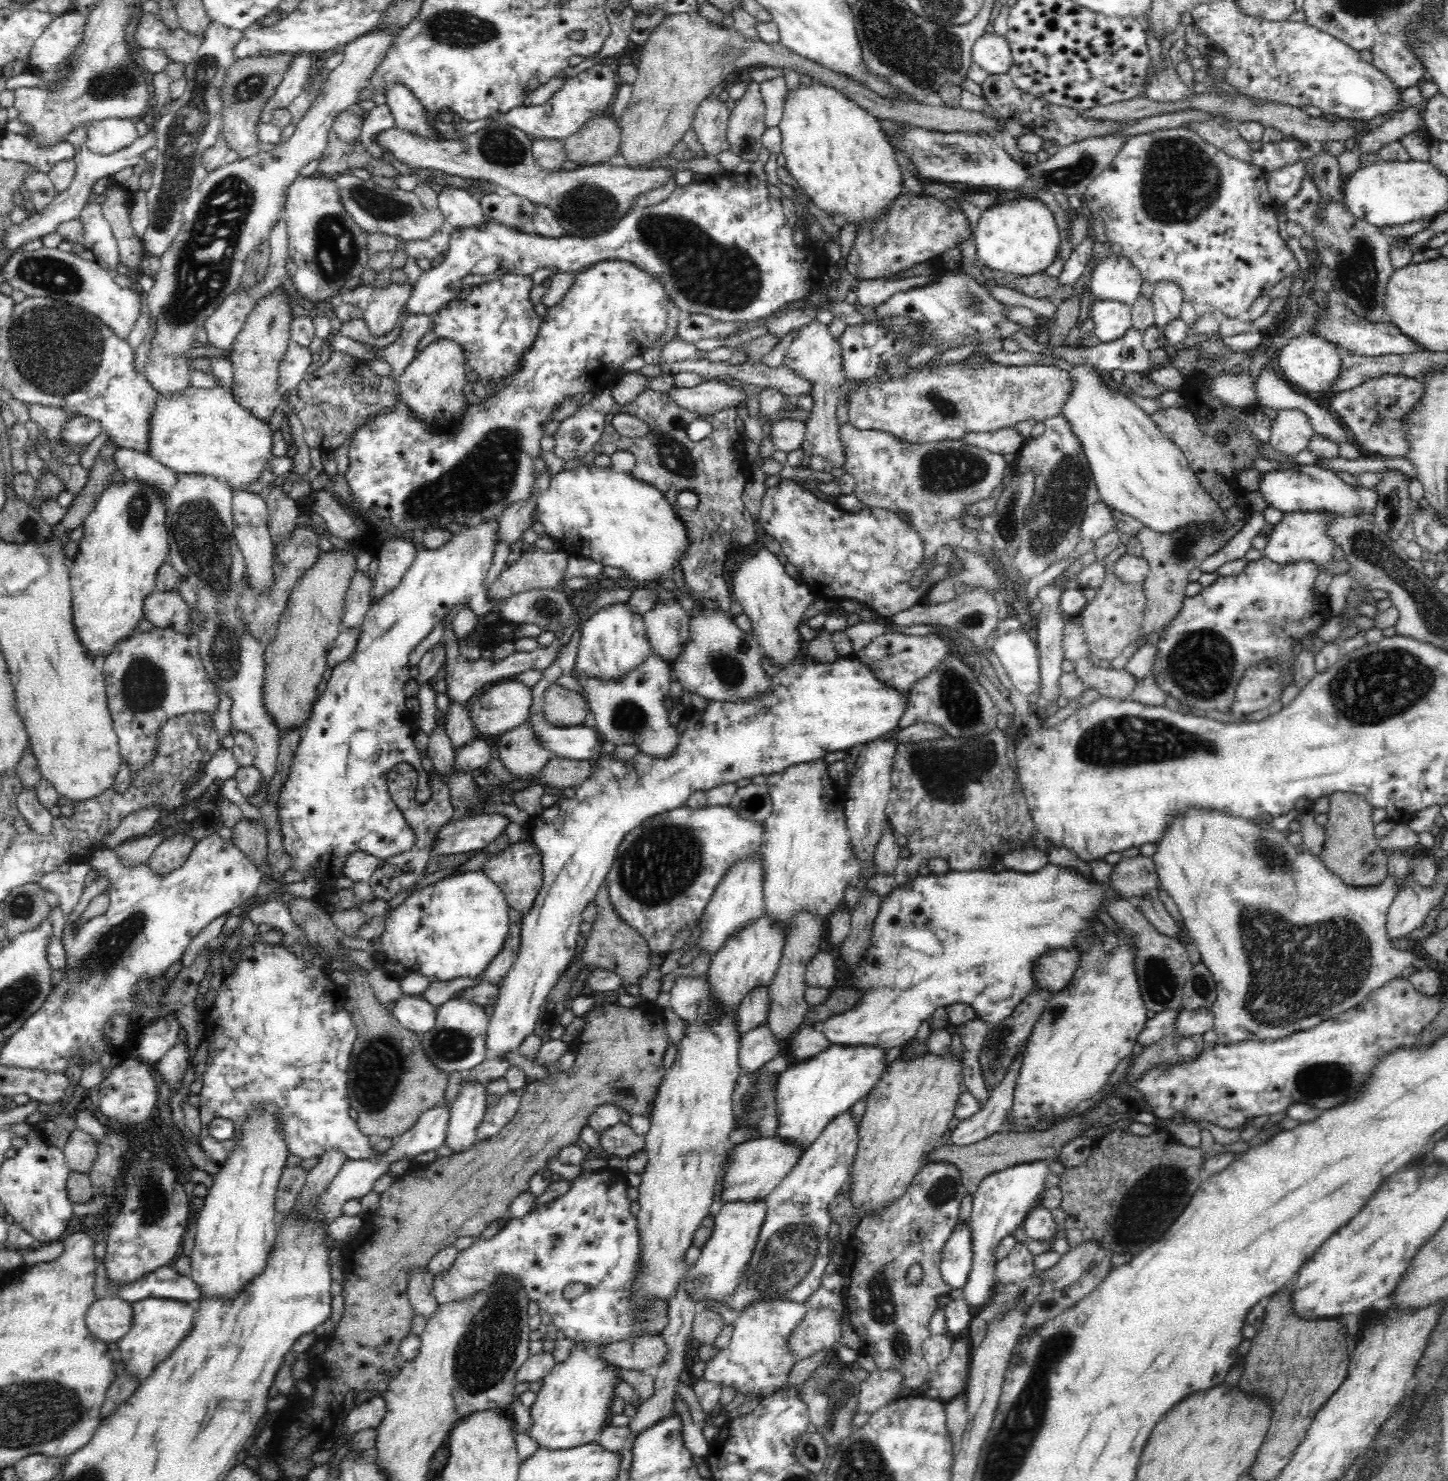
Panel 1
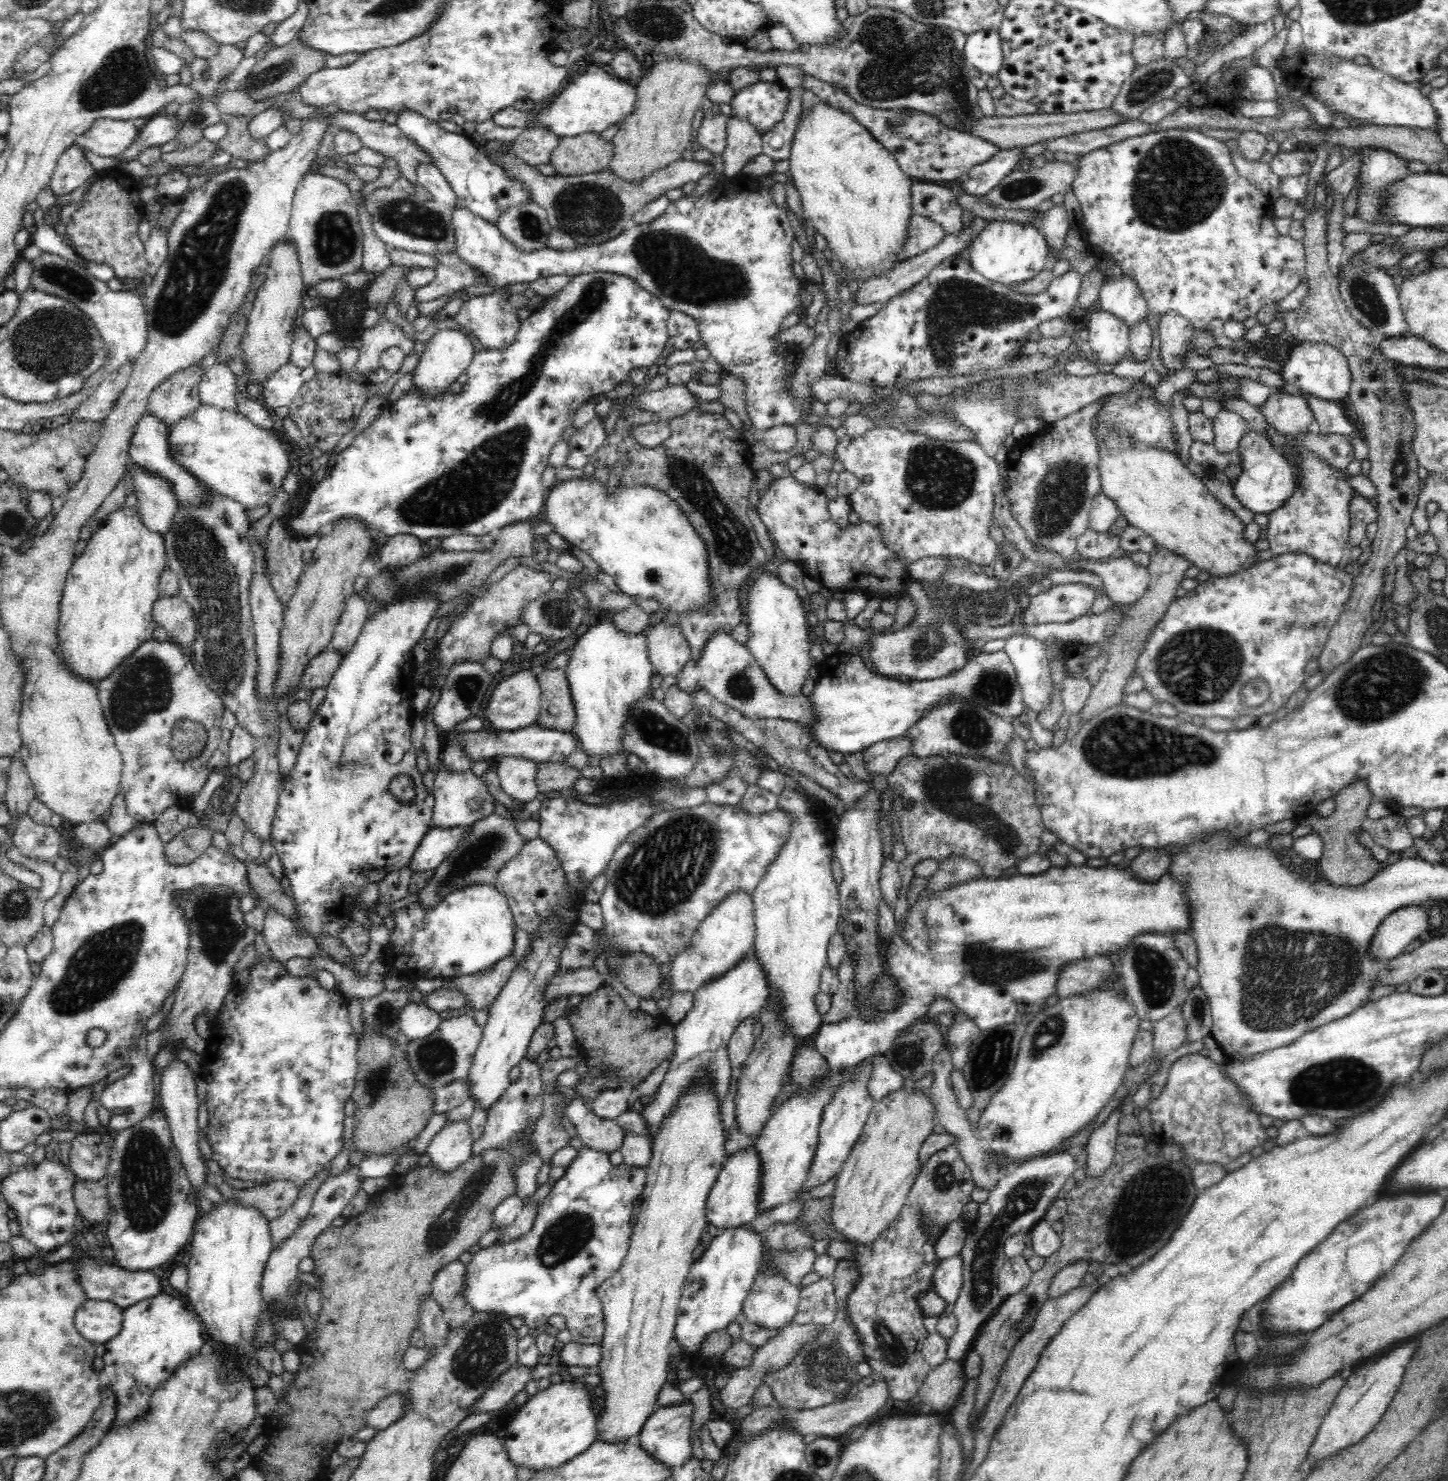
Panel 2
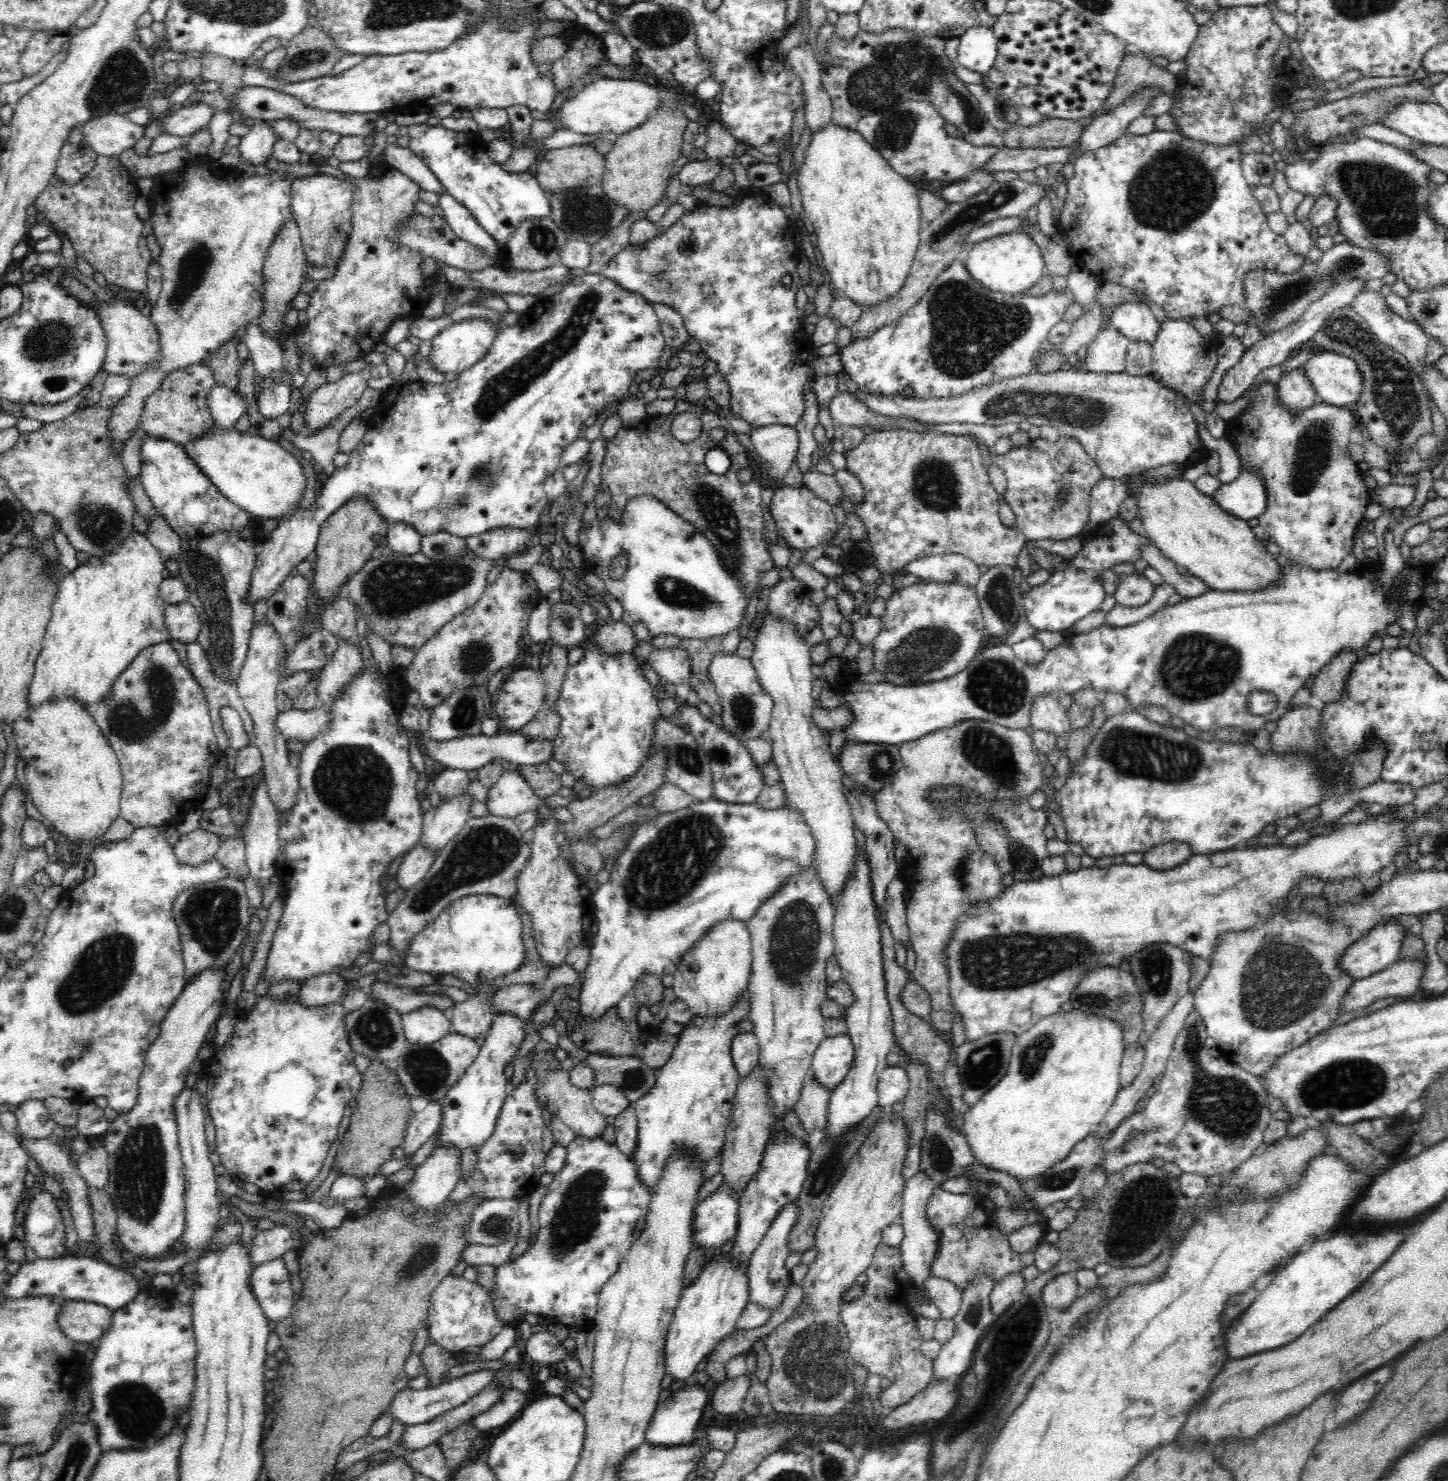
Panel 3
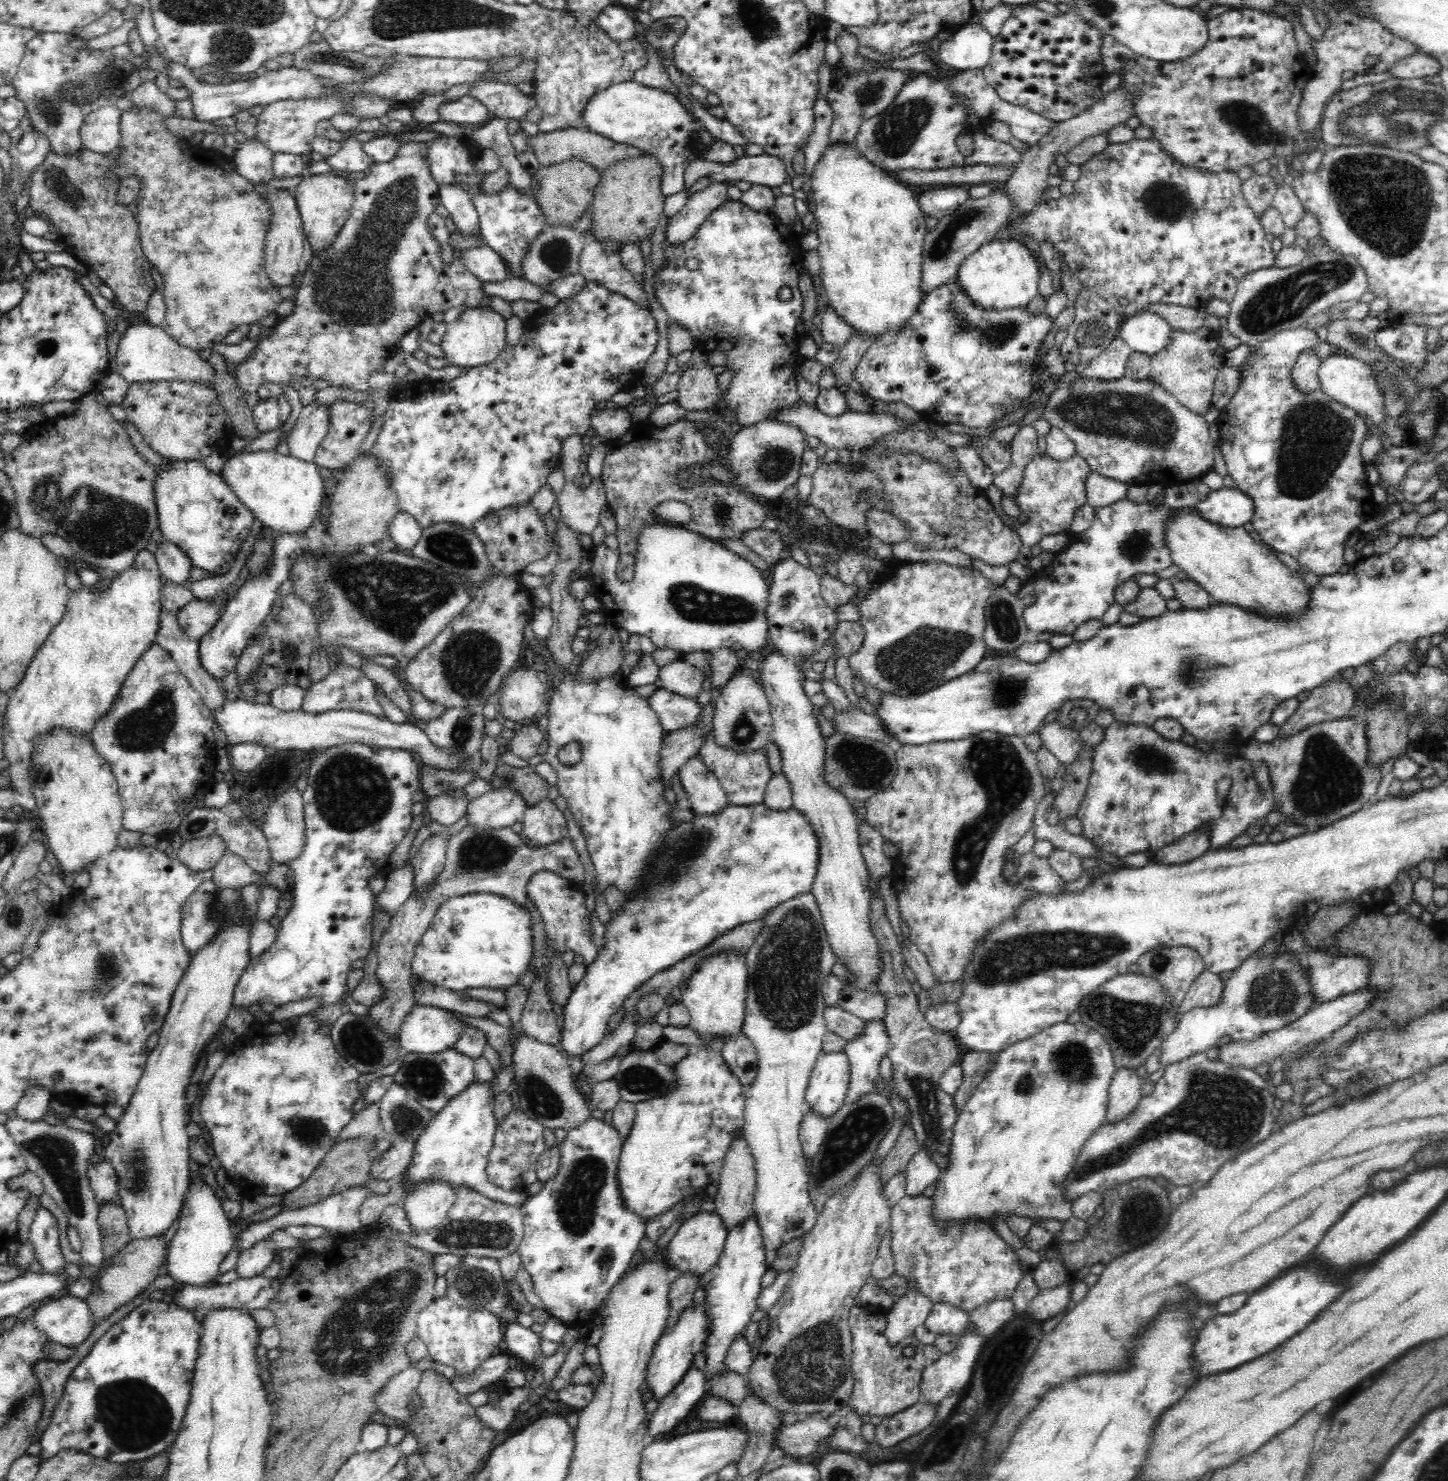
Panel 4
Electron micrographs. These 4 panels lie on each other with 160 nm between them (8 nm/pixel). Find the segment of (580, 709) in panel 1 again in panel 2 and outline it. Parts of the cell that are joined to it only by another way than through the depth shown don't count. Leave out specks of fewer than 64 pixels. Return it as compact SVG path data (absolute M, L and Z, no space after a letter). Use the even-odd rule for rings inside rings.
M543 668L537 675L541 688L541 708L538 725L570 733L574 726L574 703L564 668Z

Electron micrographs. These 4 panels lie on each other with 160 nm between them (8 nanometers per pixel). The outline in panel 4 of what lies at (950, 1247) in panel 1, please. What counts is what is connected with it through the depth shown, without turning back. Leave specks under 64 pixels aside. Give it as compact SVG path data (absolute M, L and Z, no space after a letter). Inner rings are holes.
M936 1303L924 1325L936 1337L954 1334L962 1338L968 1324L969 1314L962 1308L949 1306L946 1303Z

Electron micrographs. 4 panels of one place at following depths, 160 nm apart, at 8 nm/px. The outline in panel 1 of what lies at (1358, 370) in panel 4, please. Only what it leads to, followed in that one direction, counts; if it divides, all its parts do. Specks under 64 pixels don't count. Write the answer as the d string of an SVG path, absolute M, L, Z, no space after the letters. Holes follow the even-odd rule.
M1316 334L1300 335L1289 340L1286 346L1277 352L1277 356L1278 366L1289 384L1304 394L1332 391L1342 370L1342 359L1338 355L1338 348L1334 343Z

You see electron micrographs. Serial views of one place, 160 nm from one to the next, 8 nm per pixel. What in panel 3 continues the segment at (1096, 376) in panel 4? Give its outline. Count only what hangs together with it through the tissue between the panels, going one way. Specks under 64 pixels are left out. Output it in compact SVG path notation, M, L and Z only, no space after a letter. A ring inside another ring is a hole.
M1106 326L1087 348L1085 369L1090 373L1120 374L1125 372L1125 360L1130 339L1114 327Z

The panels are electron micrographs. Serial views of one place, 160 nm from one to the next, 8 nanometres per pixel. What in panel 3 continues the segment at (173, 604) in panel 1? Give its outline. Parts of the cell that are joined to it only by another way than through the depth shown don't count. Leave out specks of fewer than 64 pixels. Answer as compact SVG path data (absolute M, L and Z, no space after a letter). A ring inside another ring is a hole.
M189 601L177 605L166 604L164 616L172 639L185 645L198 640L202 625L196 607Z

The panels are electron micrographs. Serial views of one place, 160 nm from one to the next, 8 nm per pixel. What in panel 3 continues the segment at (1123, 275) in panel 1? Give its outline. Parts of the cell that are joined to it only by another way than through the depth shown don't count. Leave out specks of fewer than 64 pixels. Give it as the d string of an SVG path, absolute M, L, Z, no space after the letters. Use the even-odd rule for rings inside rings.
M1128 301L1110 309L1109 324L1130 342L1144 341L1152 346L1162 322L1156 319L1146 303Z

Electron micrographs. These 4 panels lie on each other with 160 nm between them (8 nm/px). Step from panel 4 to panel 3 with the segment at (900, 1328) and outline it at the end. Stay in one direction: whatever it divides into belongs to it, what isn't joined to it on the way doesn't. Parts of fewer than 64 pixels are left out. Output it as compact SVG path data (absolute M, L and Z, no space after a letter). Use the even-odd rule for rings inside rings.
M918 1170L910 1180L904 1184L902 1192L902 1208L900 1208L900 1224L903 1226L904 1238L899 1244L900 1257L902 1257L902 1269L908 1274L908 1279L912 1283L910 1296L908 1296L907 1308L914 1312L916 1318L925 1317L933 1321L938 1321L940 1314L938 1308L926 1295L925 1282L929 1277L930 1262L936 1252L936 1242L938 1235L934 1227L930 1227L926 1219L926 1202L930 1198L933 1190L937 1187L935 1182L923 1171Z

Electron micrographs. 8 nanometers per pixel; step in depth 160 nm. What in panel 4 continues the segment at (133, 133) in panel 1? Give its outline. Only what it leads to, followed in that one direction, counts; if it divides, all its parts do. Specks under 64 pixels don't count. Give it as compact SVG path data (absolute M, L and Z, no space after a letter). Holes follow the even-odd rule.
M114 104L91 111L79 129L82 147L100 155L117 148L120 142L120 112Z

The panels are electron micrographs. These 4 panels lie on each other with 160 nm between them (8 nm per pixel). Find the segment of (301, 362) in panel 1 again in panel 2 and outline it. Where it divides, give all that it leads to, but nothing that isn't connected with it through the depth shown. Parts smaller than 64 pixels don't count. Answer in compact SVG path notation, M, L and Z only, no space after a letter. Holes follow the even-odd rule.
M290 362L275 370L263 382L262 396L266 408L272 413L282 406L289 407L304 384L301 370Z

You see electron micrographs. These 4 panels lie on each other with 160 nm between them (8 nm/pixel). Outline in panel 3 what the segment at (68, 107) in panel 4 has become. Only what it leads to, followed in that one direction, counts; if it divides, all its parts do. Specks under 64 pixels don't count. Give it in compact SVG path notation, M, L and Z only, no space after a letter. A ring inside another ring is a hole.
M75 26L68 30L34 31L19 60L22 78L38 74L58 52L67 47L76 32ZM80 126L68 130L56 162L55 173L68 184L76 184L86 172L92 170L99 155L84 140Z

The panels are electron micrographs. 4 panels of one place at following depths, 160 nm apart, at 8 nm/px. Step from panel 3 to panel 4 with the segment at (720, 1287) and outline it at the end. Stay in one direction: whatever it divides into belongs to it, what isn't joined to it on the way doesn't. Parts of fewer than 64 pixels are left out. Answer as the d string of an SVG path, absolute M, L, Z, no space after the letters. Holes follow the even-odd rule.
M691 1305L679 1317L678 1324L674 1328L670 1328L658 1340L653 1349L652 1357L648 1364L646 1364L647 1370L644 1387L648 1388L648 1391L652 1393L652 1398L657 1402L670 1395L674 1388L682 1381L682 1378L689 1370L689 1366L692 1365L694 1354L699 1350L705 1350L705 1339L710 1327L710 1322L707 1318L707 1307L698 1306L698 1308L694 1308Z

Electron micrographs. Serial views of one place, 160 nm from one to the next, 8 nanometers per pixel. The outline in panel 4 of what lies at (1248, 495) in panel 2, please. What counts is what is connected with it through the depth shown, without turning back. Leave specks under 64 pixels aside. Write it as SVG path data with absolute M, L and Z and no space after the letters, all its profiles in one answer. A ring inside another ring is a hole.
M1222 488L1210 492L1204 502L1192 507L1198 517L1218 526L1240 528L1250 522L1254 514L1254 503L1240 490Z

